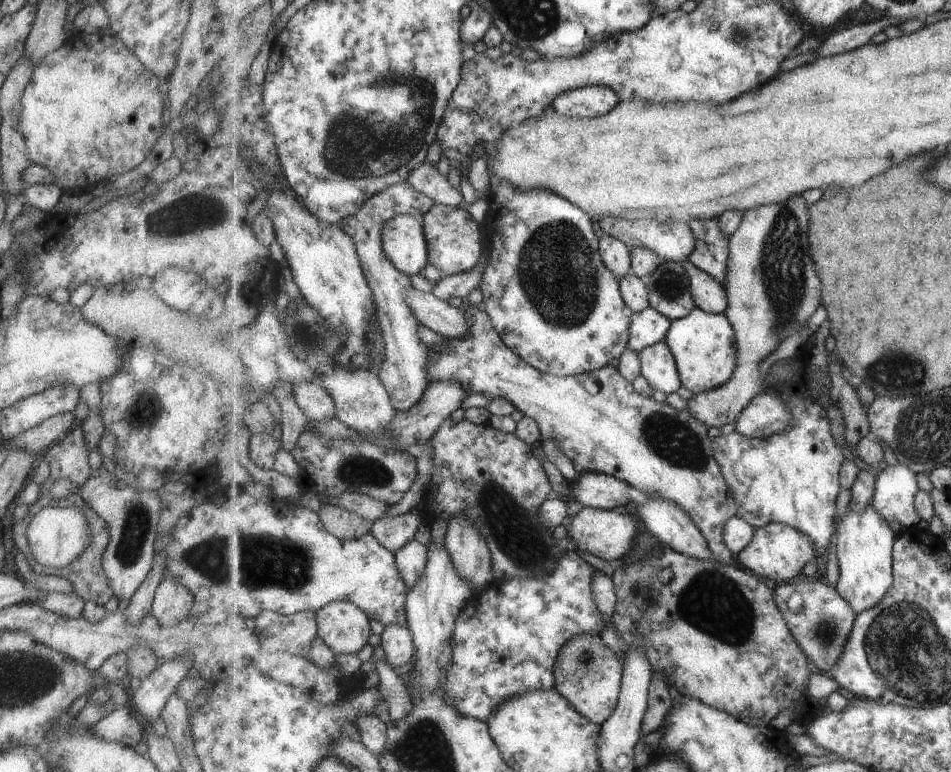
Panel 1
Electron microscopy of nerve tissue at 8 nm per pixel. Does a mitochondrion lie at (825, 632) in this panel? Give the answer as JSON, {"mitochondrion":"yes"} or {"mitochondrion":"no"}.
{"mitochondrion":"yes"}

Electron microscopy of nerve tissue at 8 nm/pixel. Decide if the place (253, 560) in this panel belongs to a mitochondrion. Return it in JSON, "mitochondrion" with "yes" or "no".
{"mitochondrion":"yes"}

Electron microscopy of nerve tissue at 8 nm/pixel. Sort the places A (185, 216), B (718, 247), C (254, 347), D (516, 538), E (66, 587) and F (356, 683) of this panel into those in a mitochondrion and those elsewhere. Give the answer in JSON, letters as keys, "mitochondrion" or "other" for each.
{"A":"mitochondrion","B":"other","C":"other","D":"mitochondrion","E":"other","F":"other"}

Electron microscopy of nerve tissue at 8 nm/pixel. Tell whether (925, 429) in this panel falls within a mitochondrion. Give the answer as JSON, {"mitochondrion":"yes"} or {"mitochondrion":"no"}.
{"mitochondrion":"yes"}

